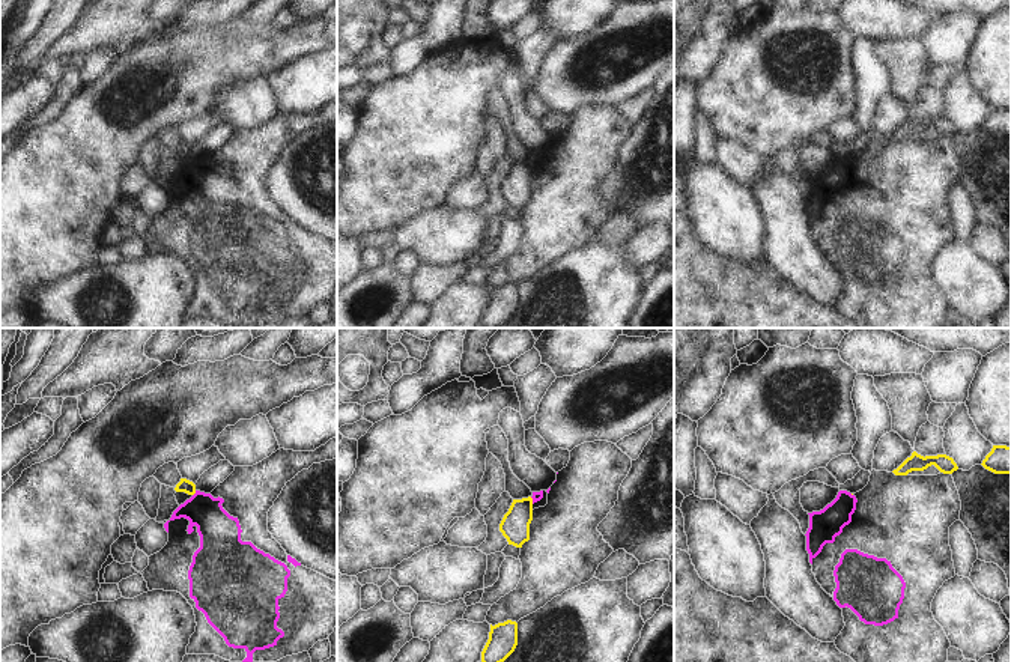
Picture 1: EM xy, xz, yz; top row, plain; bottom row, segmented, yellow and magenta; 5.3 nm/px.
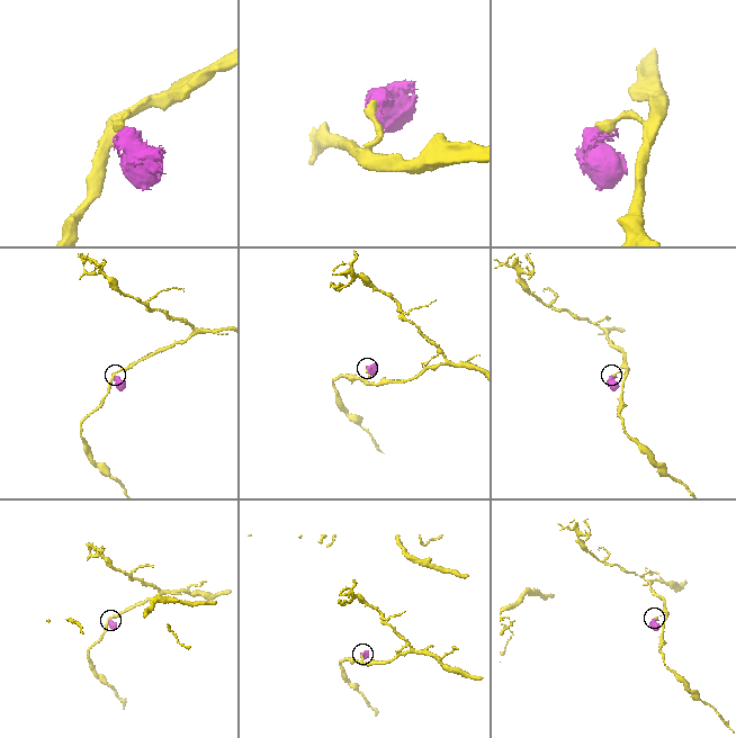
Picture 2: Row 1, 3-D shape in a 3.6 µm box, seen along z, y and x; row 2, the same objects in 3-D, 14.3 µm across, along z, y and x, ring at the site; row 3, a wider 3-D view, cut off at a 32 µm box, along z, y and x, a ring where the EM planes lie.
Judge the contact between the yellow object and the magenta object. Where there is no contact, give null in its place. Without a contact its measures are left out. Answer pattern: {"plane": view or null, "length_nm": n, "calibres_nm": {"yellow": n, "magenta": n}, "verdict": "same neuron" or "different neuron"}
{"plane": "xy", "length_nm": 40, "calibres_nm": {"yellow": 70, "magenta": 220}, "verdict": "different neuron"}

